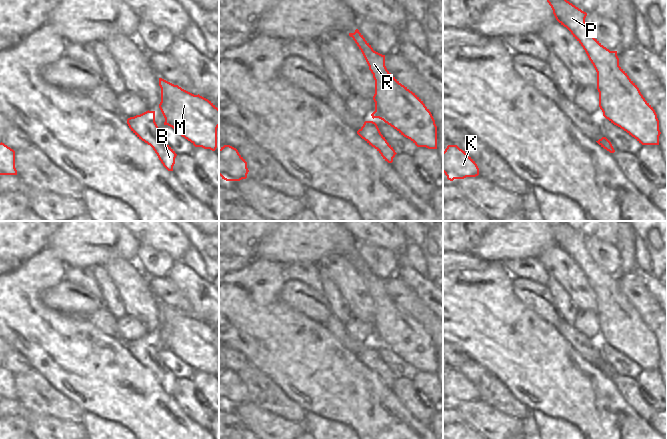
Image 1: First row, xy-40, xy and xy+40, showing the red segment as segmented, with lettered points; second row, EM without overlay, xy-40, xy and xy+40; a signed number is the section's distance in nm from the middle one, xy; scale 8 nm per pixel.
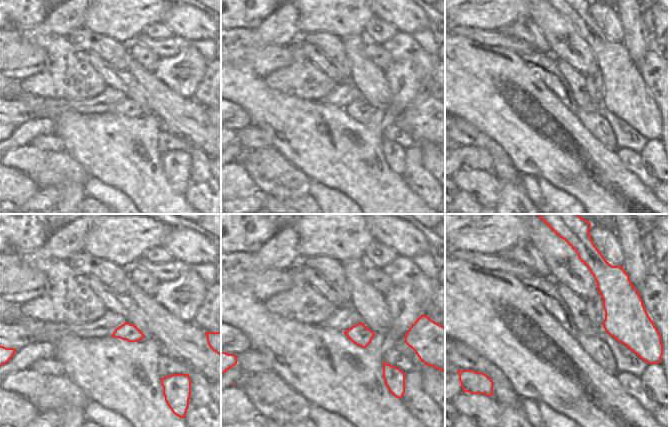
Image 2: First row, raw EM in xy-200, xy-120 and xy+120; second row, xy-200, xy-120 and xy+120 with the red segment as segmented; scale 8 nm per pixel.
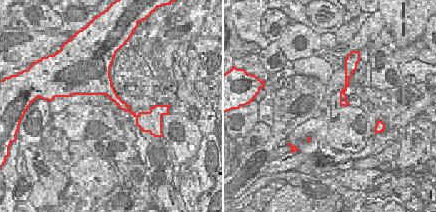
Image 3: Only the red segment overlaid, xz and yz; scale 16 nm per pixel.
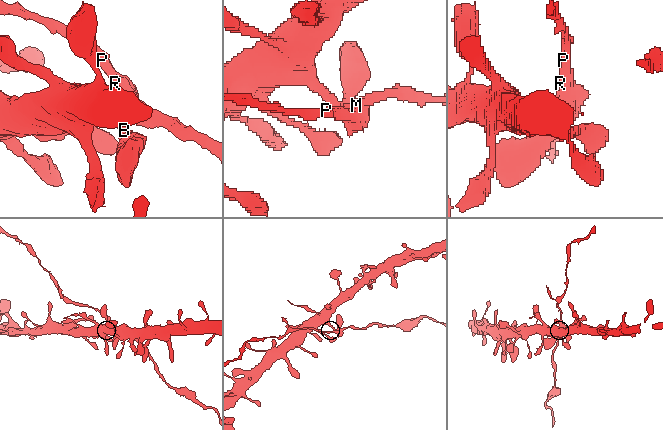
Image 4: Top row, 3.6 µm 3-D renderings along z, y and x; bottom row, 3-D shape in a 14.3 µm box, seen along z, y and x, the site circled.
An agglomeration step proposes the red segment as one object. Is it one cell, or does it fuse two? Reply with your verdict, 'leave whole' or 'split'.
split

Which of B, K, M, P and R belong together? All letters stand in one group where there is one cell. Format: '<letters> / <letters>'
B K / M P R

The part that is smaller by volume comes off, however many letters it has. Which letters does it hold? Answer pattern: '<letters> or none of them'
M, P, R

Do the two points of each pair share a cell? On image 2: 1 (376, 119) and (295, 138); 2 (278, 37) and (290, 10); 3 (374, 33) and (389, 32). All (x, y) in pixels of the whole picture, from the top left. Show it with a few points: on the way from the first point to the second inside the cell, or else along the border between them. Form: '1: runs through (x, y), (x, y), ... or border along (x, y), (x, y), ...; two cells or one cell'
1: runs through (366, 143), (357, 149), (333, 149), (319, 139); one cell
2: runs through (279, 30), (286, 17); one cell
3: runs through (378, 33), (385, 32); one cell

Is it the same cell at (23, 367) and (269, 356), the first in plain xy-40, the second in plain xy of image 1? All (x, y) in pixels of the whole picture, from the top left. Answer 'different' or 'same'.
different

